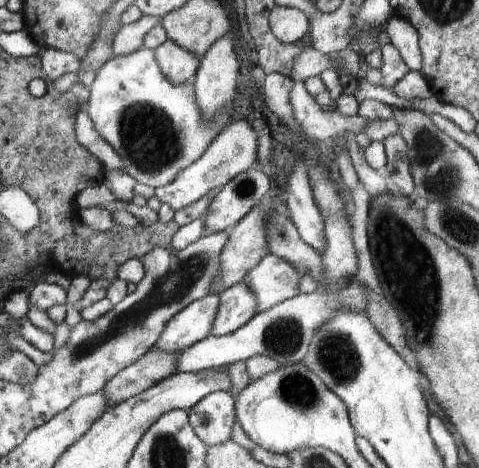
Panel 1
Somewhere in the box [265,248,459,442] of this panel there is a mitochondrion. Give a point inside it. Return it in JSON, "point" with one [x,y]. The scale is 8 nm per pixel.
{"point":[337,353]}

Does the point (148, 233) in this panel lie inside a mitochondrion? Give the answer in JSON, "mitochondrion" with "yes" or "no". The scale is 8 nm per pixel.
{"mitochondrion":"no"}

